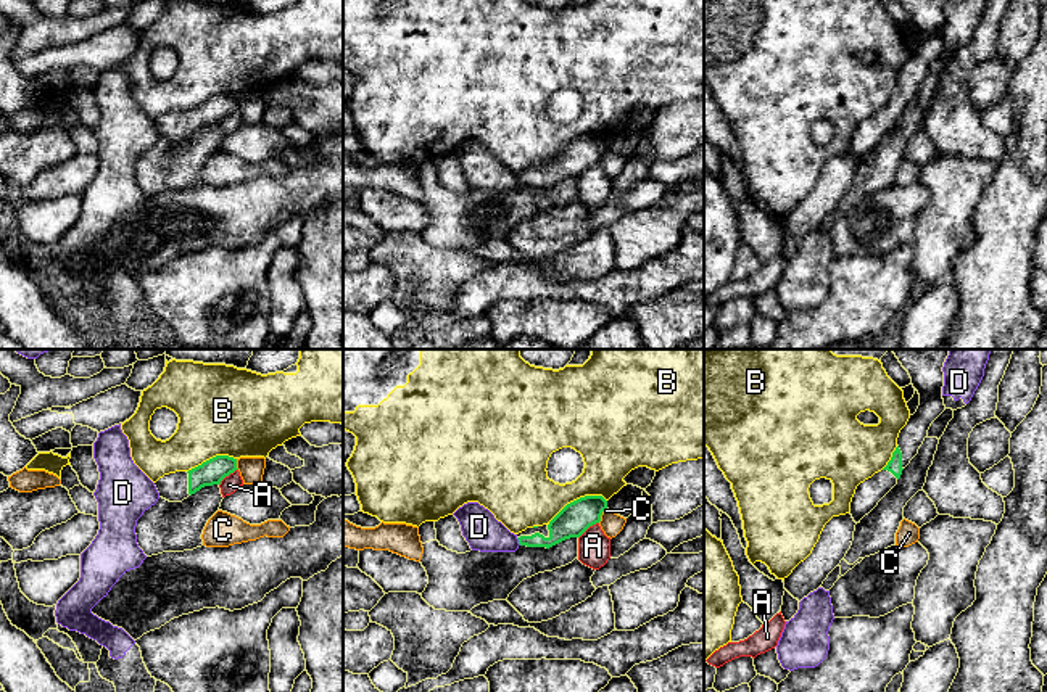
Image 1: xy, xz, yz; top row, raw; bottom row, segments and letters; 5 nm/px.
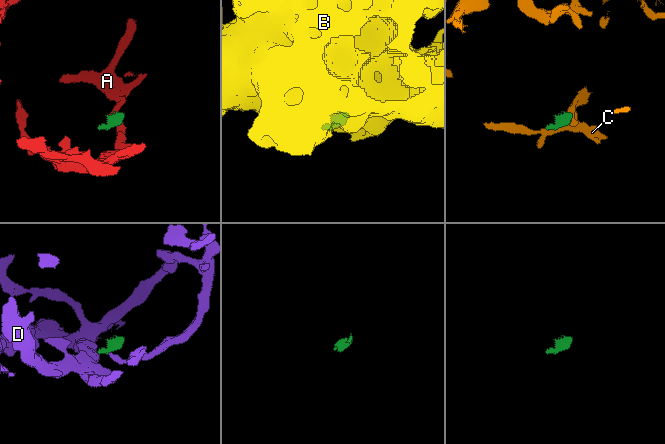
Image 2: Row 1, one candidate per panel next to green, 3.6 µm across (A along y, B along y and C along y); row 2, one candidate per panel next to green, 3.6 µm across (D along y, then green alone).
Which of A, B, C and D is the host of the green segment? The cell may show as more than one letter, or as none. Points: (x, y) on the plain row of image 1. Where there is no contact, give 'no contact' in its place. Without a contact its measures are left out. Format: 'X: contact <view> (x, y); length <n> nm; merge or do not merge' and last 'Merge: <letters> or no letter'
A: contact xy (227, 115); length 130 nm; do not merge
B: contact xz (577, 139); length 320 nm; do not merge
C: contact xz (601, 153); length 90 nm; do not merge
D: contact xz (519, 181); length 50 nm; do not merge
Merge: no letter

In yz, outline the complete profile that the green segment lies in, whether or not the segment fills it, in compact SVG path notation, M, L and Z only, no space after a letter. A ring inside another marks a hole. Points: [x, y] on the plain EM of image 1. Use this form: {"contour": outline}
{"contour": "M899 0L908 11L913 27L920 34L920 45L900 69L897 87L888 105L860 122L850 142L855 163L868 154L878 142L897 124L902 109L918 93L931 63L946 50L942 39L946 0Z"}

